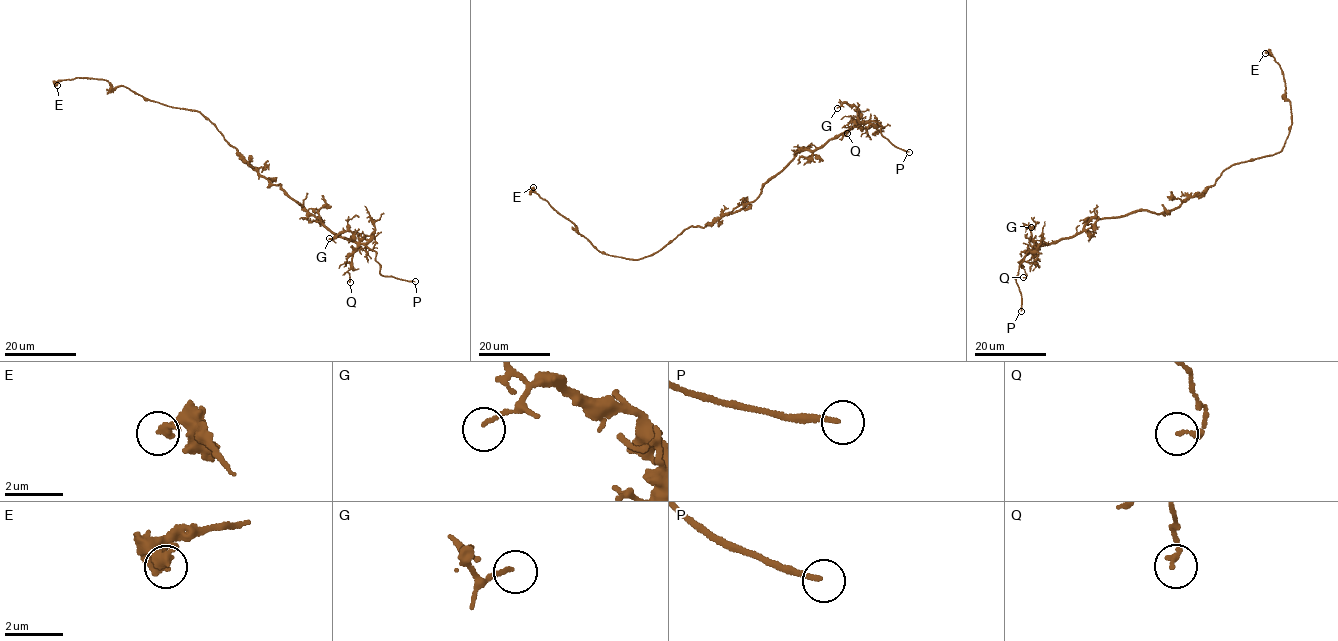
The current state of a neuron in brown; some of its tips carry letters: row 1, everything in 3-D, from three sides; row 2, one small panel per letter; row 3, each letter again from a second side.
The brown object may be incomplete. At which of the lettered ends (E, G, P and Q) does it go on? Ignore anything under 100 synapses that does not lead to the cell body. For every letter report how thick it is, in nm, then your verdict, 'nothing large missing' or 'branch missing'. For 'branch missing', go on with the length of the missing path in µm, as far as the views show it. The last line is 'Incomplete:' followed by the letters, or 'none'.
E: 340 nm | nothing large missing
G: 110 nm | nothing large missing
P: 180 nm | branch missing | 40 µm
Q: 150 nm | nothing large missing
Incomplete: P

